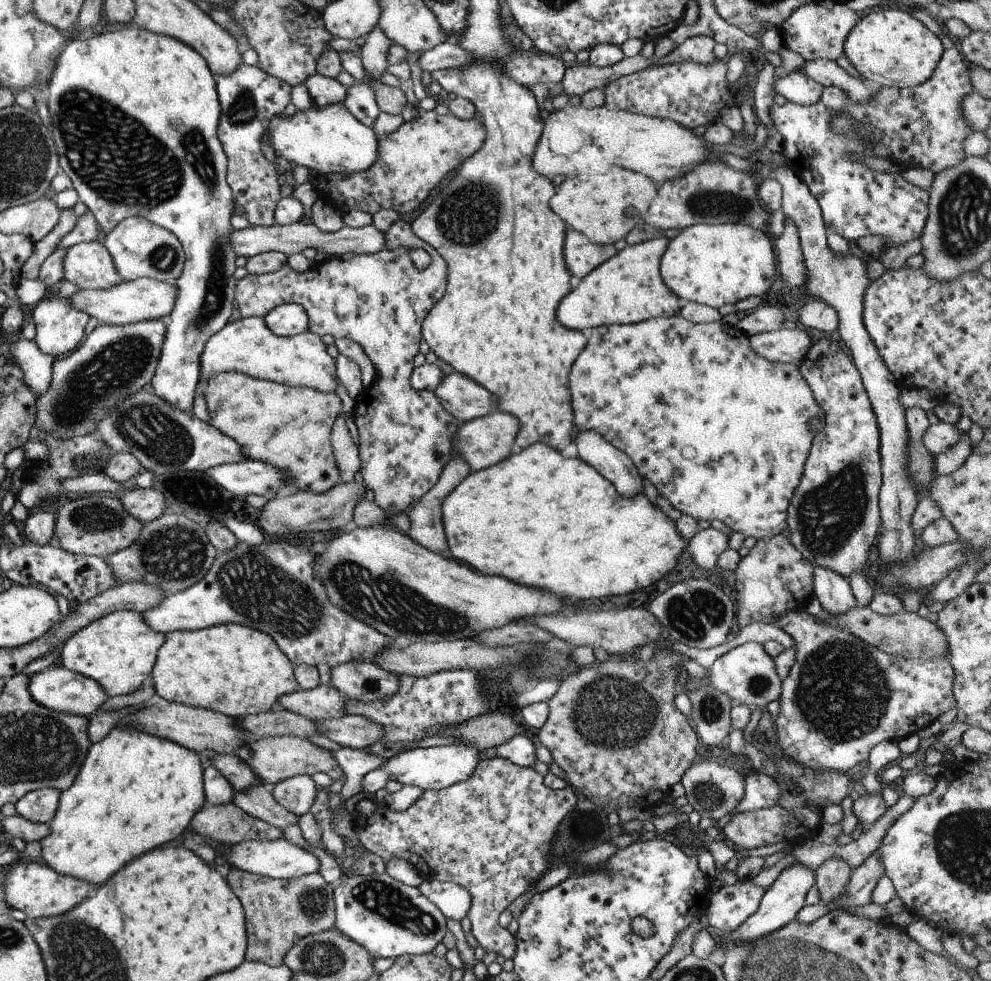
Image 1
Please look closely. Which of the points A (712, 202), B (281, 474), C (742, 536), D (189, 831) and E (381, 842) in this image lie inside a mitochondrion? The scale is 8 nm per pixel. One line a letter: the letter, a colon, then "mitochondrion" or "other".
A: mitochondrion
B: other
C: other
D: other
E: other

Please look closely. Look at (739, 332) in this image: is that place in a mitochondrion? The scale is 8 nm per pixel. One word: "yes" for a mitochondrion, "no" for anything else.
no

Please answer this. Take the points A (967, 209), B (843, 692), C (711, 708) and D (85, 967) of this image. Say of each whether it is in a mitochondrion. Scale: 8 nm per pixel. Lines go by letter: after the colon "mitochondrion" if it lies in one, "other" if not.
A: mitochondrion
B: mitochondrion
C: mitochondrion
D: mitochondrion

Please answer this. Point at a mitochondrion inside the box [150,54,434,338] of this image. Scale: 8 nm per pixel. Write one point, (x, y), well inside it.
(242, 113)

